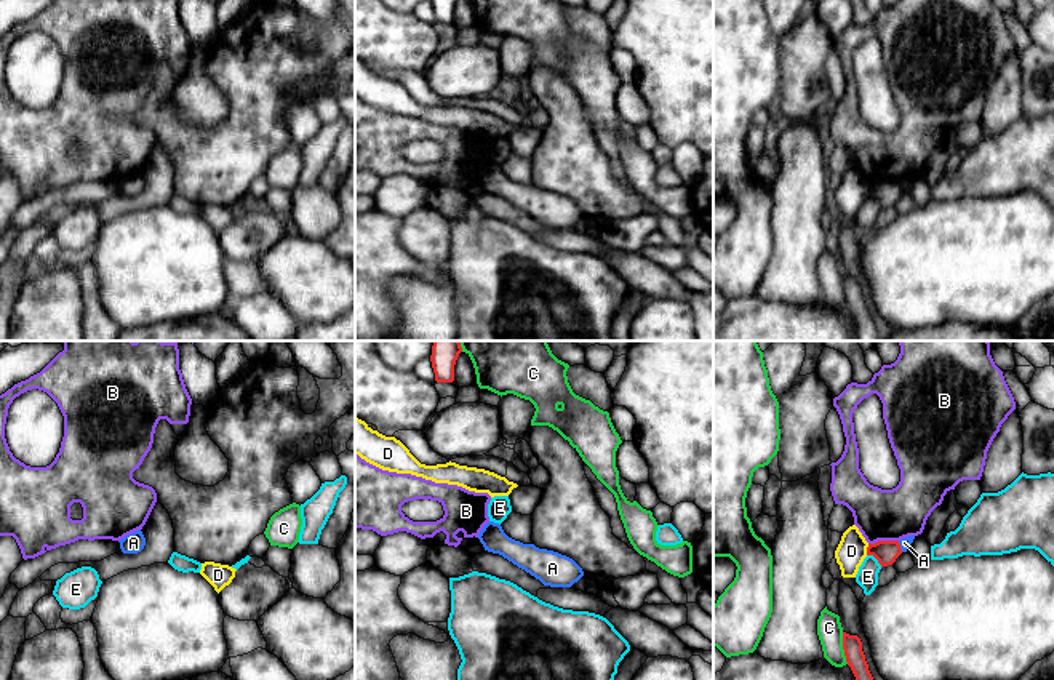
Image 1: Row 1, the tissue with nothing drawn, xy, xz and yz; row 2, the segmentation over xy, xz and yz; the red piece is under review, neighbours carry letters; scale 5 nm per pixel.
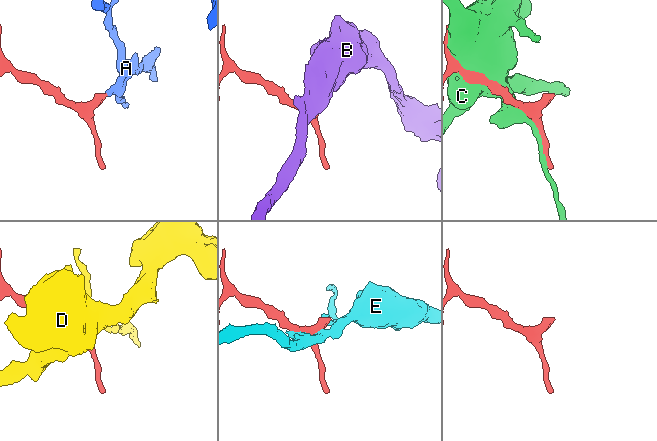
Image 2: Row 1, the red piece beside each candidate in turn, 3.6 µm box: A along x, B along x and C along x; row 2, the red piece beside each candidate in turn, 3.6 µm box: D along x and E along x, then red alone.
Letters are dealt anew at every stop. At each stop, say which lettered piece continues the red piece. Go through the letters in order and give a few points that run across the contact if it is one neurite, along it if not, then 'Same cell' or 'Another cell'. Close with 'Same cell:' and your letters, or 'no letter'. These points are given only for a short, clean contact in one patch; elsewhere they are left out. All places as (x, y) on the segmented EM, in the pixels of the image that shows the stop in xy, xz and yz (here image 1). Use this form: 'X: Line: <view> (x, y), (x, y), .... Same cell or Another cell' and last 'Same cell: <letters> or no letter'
A: Line: yz (898, 541), (902, 551). Another cell
B: Another cell
C: Another cell
D: Line: yz (869, 544), (866, 554). Another cell
E: Another cell
Same cell: no letter

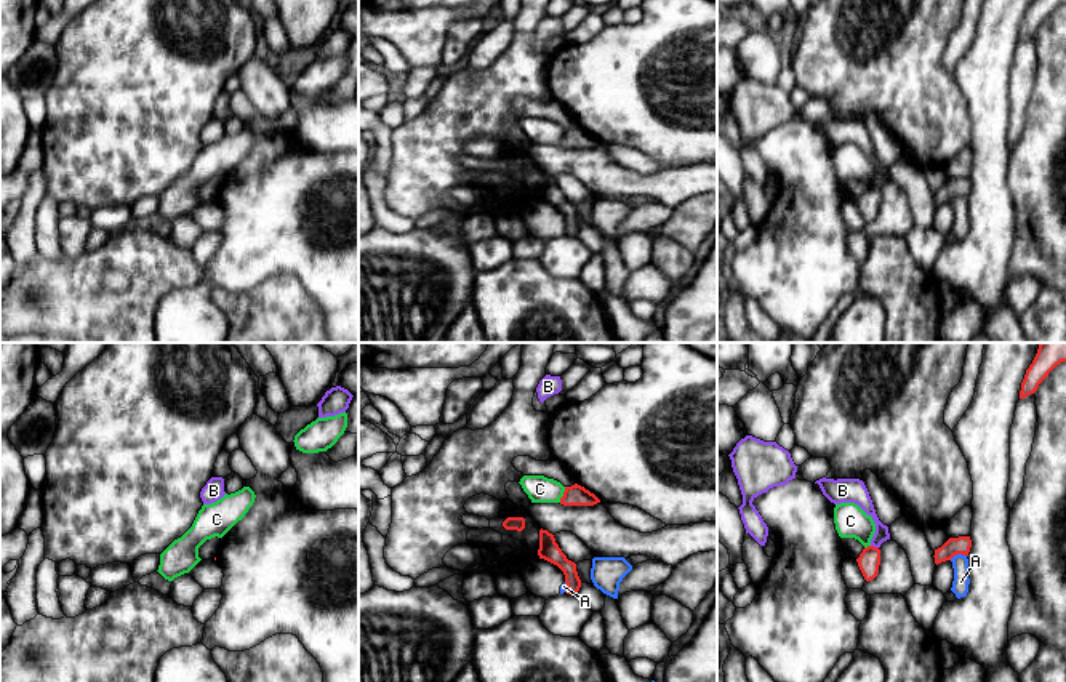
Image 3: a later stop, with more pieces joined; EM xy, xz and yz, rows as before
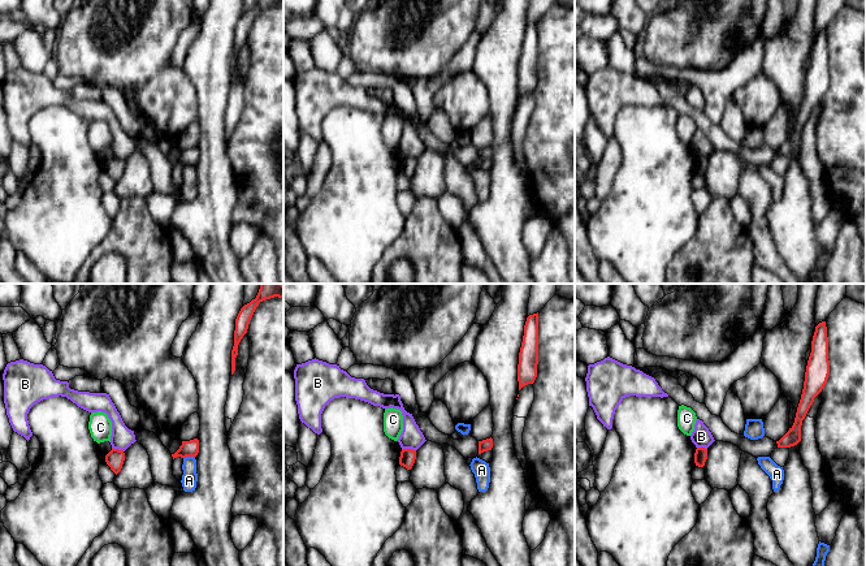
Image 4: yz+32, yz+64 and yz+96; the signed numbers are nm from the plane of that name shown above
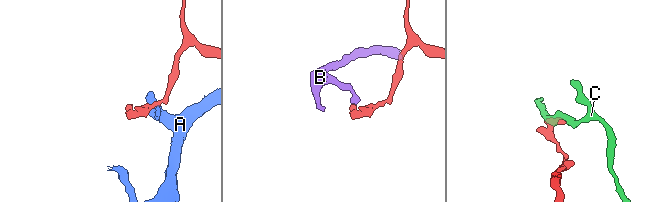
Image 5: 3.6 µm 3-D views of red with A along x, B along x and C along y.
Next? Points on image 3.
A: Line: yz (965, 554), (956, 554), (949, 559). Another cell
B: Line: yz (871, 545), (877, 548). Another cell
C: Line: xz (565, 487), (559, 501). Another cell
Same cell: no letter

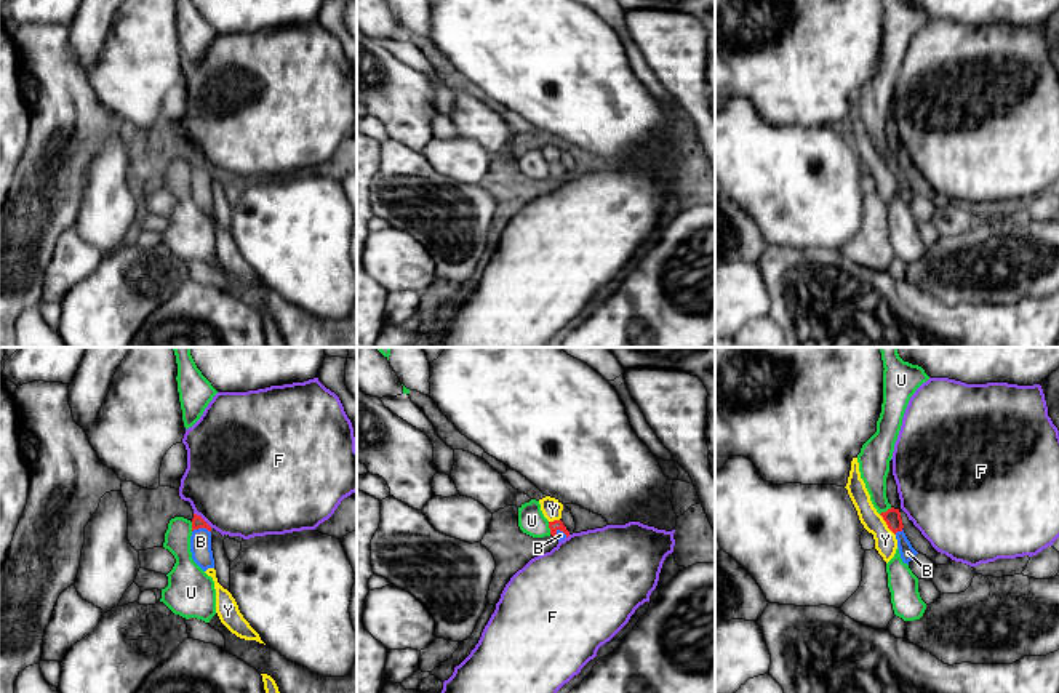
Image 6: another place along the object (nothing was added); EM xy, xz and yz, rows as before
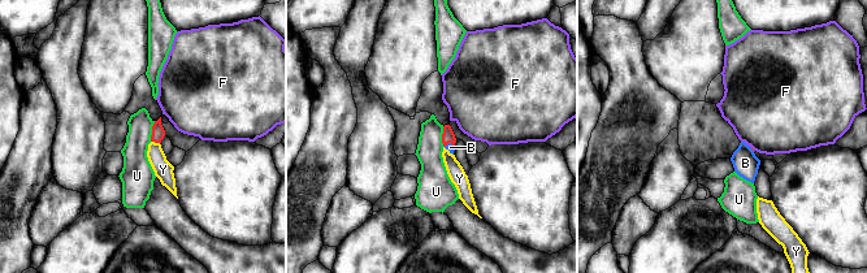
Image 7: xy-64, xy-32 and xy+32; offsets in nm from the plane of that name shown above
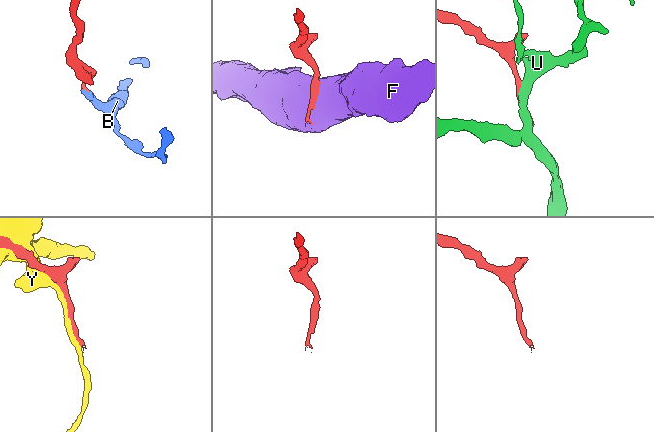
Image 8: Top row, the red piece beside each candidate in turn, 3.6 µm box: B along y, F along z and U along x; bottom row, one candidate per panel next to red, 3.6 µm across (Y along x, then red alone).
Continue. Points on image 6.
B: Line: xy (197, 522), (200, 527), (200, 541). Same cell
F: Line: xy (194, 512), (211, 527). Another cell
U: Another cell
Y: Another cell
Same cell: B

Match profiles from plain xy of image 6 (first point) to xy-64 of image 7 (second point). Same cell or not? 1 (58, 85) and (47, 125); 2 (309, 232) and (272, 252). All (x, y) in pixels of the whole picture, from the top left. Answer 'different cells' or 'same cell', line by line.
1: same cell
2: different cells

